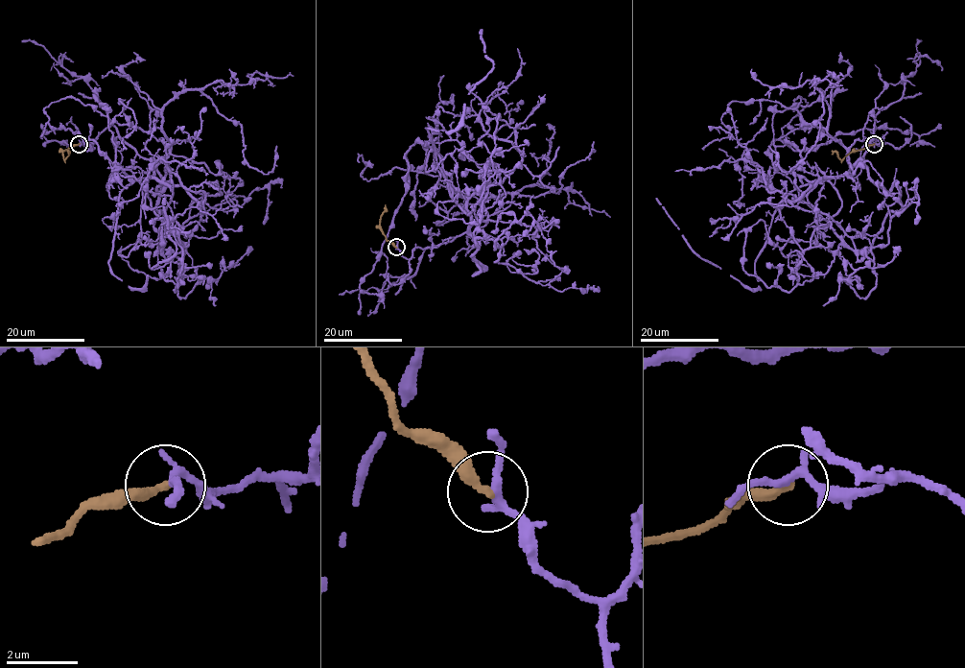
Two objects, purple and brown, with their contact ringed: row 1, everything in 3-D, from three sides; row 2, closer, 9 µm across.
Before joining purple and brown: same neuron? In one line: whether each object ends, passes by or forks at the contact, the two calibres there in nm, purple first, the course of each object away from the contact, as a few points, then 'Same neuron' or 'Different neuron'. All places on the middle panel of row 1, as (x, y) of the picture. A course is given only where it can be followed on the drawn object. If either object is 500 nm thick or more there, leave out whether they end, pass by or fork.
At the ring purple passes by. At the ring brown ends. Thickness 220 nm (purple) against 280 nm. Course of purple: (396, 248), (452, 241), (470, 221), (457, 202), (480, 201), (495, 262), (580, 289). Course of brown: (396, 248), (387, 239), (380, 225), (386, 204). Different neuron

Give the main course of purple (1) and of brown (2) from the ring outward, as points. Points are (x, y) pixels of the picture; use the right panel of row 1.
1: (874, 143), (885, 143), (874, 125), (829, 182), (841, 202), (830, 227), (872, 260), (915, 188), (915, 225)
2: (874, 143), (847, 154), (841, 159), (835, 152), (832, 155)

